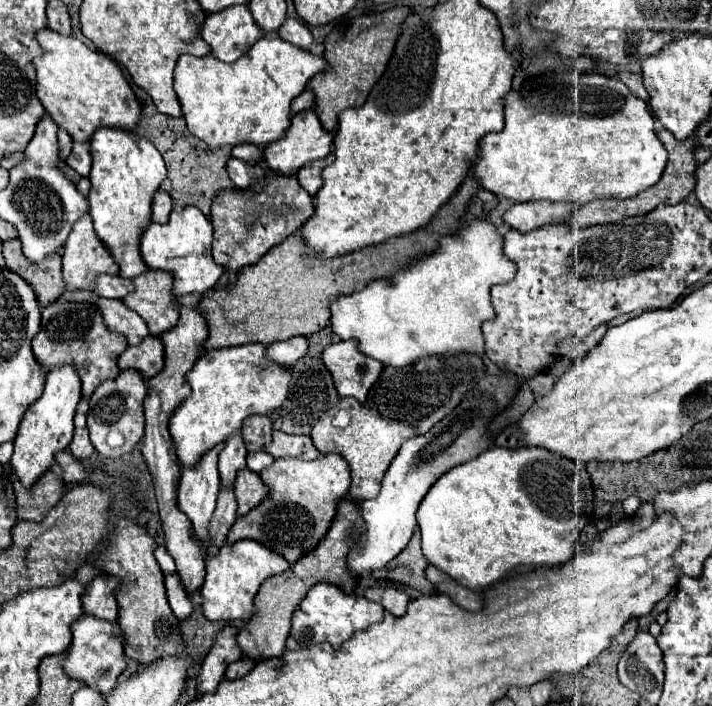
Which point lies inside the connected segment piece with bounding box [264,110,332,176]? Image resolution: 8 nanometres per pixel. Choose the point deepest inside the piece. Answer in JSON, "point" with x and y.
{"point":[306,140]}

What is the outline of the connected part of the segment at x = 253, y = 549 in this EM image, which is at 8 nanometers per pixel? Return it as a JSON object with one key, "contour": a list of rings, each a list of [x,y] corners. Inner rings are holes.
{"contour":[[[240,540],[236,544],[222,546],[218,552],[214,552],[206,558],[206,578],[202,584],[204,616],[208,620],[226,620],[226,622],[242,620],[242,622],[246,622],[254,614],[254,596],[256,596],[260,584],[274,574],[286,572],[286,568],[290,568],[290,564],[282,556],[270,552],[268,548],[264,548],[258,542]]]}

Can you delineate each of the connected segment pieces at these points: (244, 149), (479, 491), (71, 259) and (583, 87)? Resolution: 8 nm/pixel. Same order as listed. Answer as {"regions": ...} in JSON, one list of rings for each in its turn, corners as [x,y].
{"regions":[[[[240,144],[240,146],[232,148],[232,156],[238,160],[244,160],[244,162],[258,164],[262,160],[262,148],[258,148],[254,144]]],[[[490,448],[478,458],[454,466],[438,478],[418,508],[422,552],[430,564],[470,590],[484,590],[508,578],[518,566],[560,566],[576,554],[576,542],[592,516],[590,476],[580,462],[570,462],[542,448]]],[[[86,212],[72,228],[64,248],[62,248],[62,276],[66,282],[68,290],[76,290],[76,288],[84,288],[84,290],[92,290],[94,278],[98,274],[118,274],[118,264],[114,260],[114,256],[110,254],[110,250],[104,246],[104,242],[96,236],[94,228],[92,228],[92,218]]],[[[564,72],[564,92],[554,96],[554,98],[530,98],[526,100],[526,96],[522,96],[518,90],[510,90],[506,100],[504,100],[504,130],[498,134],[486,134],[480,140],[480,150],[482,150],[482,160],[474,166],[474,174],[476,178],[482,182],[482,188],[490,190],[496,196],[514,200],[514,202],[538,202],[538,200],[550,200],[550,202],[572,202],[572,204],[586,204],[598,198],[634,198],[638,196],[642,190],[648,190],[650,186],[654,186],[658,182],[658,178],[662,176],[662,170],[666,168],[666,160],[668,160],[668,152],[662,146],[662,142],[656,136],[654,130],[654,118],[652,112],[648,110],[646,102],[636,102],[636,96],[616,78],[606,78],[598,72]]]]}

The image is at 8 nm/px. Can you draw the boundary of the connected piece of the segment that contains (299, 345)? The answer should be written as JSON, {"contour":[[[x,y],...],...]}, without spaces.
{"contour":[[[296,336],[296,338],[284,340],[284,342],[268,344],[264,356],[266,356],[266,362],[270,362],[270,364],[278,364],[278,366],[290,368],[306,354],[306,348],[308,348],[306,338],[304,336]]]}

